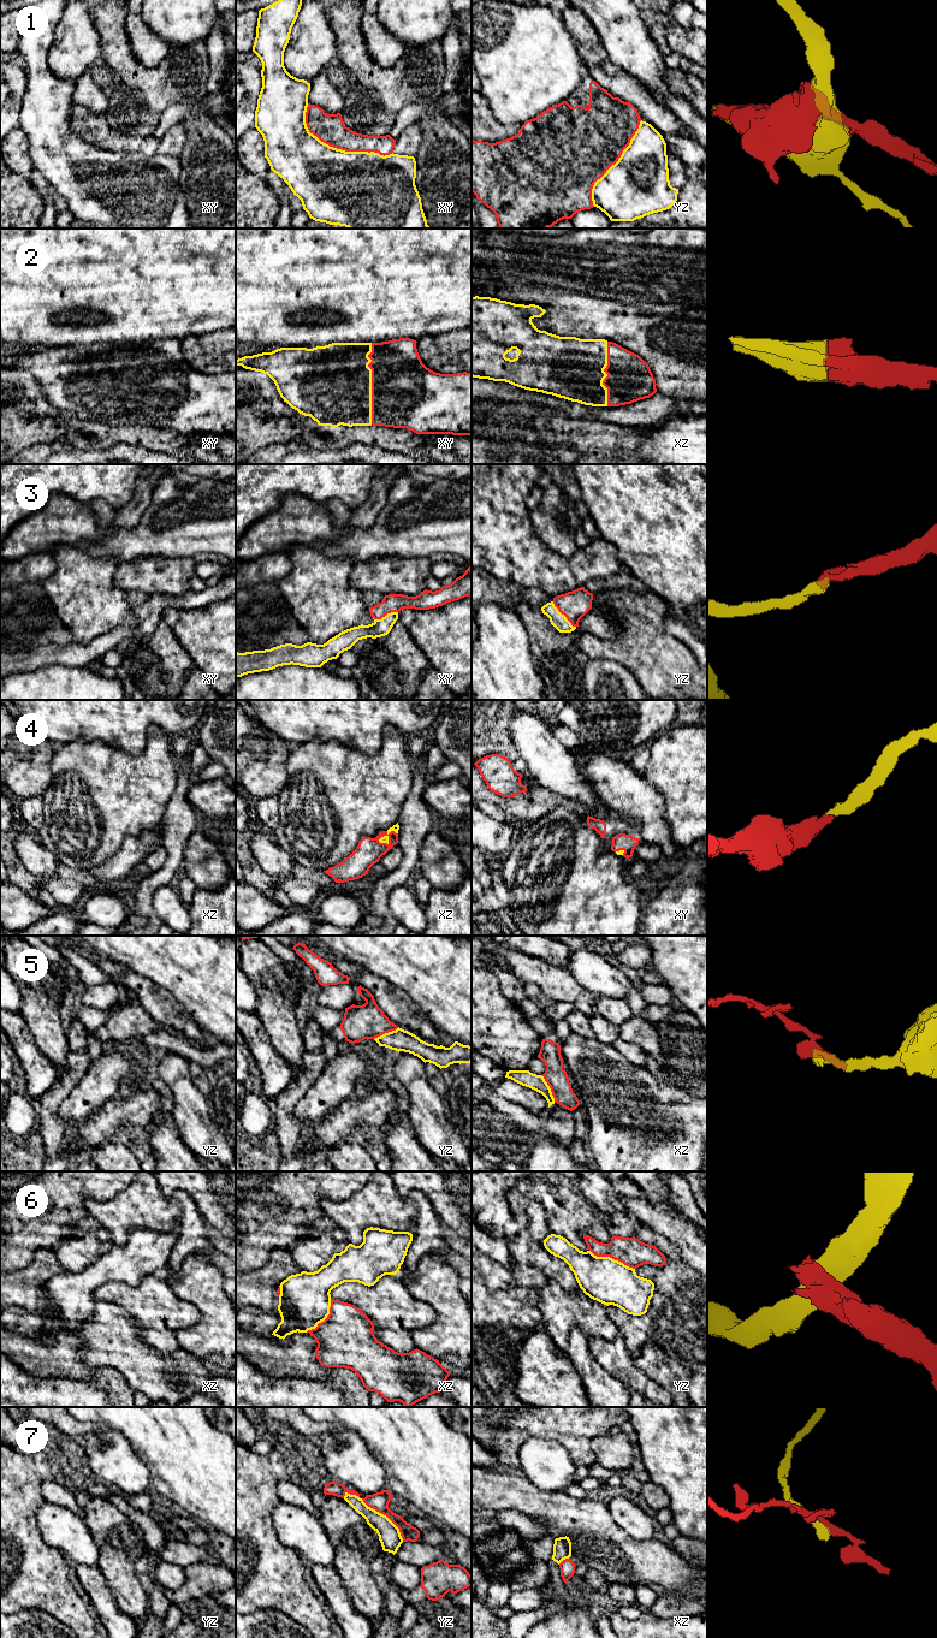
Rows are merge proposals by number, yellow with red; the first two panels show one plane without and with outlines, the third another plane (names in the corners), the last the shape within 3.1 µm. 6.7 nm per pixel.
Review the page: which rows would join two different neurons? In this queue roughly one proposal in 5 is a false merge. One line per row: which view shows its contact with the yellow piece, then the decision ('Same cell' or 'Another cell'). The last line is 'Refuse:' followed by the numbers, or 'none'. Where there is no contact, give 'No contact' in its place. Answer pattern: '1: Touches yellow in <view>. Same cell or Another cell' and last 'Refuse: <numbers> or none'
1: Touches yellow in xy. Another cell
2: Touches yellow in xy. Same cell
3: Touches yellow in yz. Same cell
4: Touches yellow in xz. Same cell
5: Touches yellow in xz. Another cell
6: Touches yellow in yz. Another cell
7: Touches yellow in yz. Another cell
Refuse: 1, 5, 6, 7

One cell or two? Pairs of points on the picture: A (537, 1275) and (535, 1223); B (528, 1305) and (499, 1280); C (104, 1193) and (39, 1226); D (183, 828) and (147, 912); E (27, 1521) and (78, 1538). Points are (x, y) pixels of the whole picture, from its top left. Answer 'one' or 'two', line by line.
A: two
B: two
C: one
D: one
E: two

